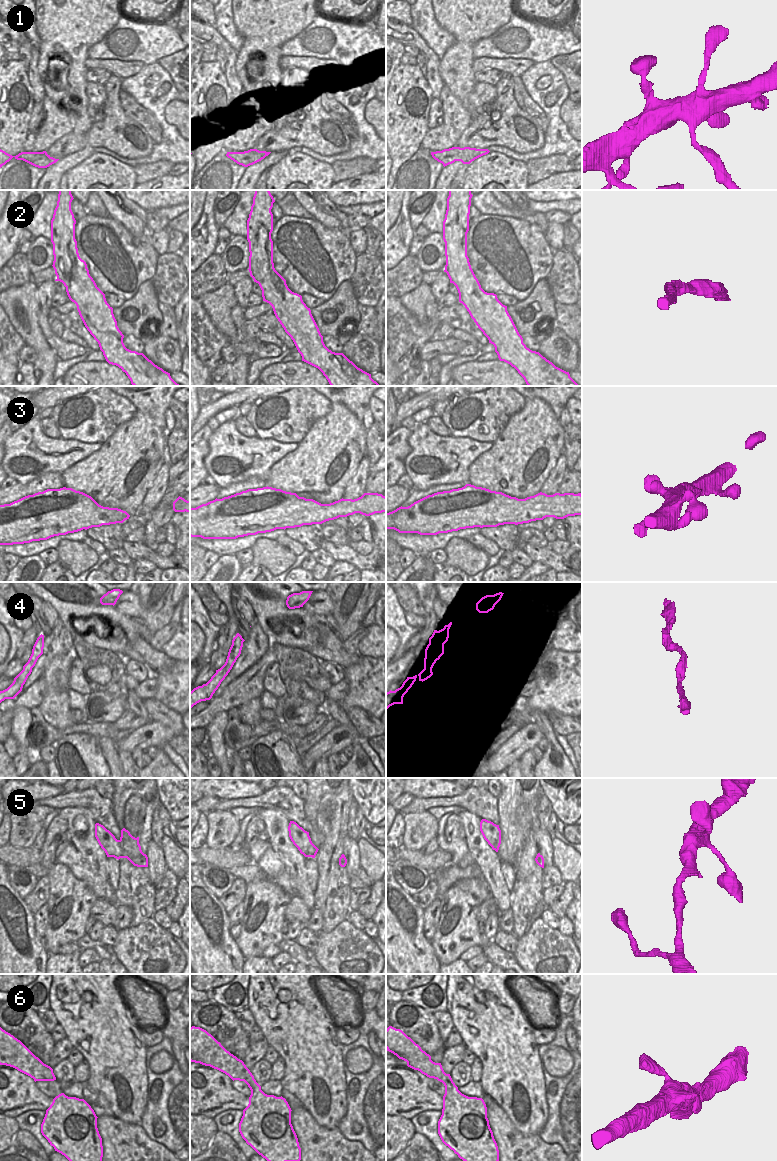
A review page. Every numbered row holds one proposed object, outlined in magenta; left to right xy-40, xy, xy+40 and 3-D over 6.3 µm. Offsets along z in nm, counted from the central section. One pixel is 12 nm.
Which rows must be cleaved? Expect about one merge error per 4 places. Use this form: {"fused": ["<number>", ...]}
{"fused": ["1"]}

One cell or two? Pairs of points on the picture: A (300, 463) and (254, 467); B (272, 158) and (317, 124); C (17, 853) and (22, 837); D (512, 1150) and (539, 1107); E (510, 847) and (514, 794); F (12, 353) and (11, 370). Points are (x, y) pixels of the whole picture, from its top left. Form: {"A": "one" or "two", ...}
{"A": "two", "B": "two", "C": "two", "D": "two", "E": "one", "F": "two"}

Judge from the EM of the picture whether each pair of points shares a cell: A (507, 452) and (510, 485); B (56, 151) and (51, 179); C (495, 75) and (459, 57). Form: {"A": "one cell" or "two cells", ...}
{"A": "one cell", "B": "two cells", "C": "two cells"}

